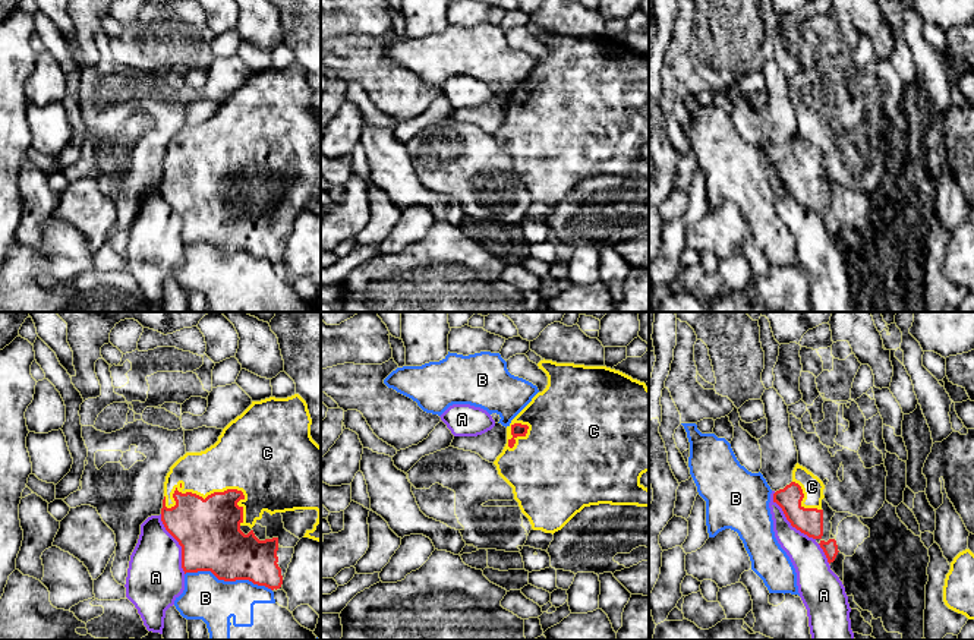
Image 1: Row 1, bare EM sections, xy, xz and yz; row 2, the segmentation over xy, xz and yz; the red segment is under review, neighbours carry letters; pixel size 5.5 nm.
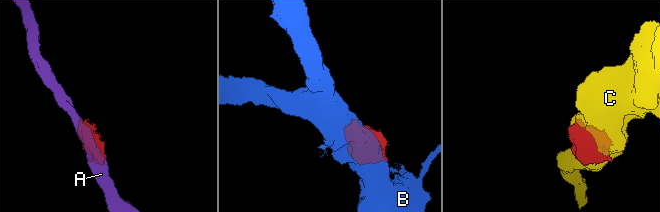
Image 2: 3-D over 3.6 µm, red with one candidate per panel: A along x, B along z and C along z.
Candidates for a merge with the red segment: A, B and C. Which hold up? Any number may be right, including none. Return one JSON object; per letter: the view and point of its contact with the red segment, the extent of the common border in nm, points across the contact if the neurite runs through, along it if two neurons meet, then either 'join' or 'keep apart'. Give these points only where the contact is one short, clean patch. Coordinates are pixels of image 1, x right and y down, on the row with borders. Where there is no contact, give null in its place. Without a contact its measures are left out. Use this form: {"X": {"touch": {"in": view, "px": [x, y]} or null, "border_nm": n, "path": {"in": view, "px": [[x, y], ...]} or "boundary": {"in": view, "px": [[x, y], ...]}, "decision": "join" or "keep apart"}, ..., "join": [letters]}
{"A": {"touch": {"in": "xy", "px": [179, 544]}, "border_nm": 360, "decision": "keep apart"}, "B": {"touch": {"in": "xy", "px": [229, 580]}, "border_nm": 480, "decision": "keep apart"}, "C": {"touch": {"in": "xy", "px": [207, 497]}, "border_nm": 460, "decision": "join"}, "join": ["C"]}

